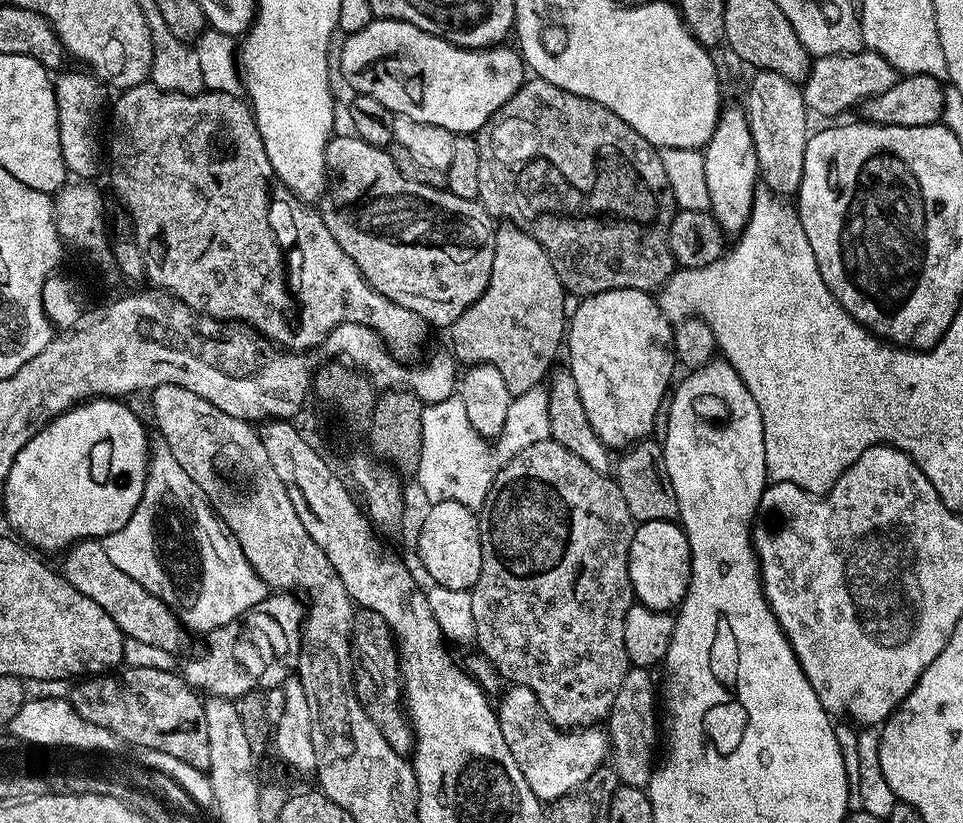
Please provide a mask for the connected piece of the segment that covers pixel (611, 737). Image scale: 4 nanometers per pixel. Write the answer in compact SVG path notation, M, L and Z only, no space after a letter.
M629 667L626 678L622 678L622 686L618 686L618 695L614 698L614 706L606 721L610 764L612 760L612 768L620 779L619 783L630 788L647 789L654 761L658 756L658 748L656 752L658 684L657 681L656 684L652 681L652 674L646 668Z

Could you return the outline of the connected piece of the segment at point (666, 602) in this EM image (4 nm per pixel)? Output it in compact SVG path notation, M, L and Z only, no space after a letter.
M676 520L641 523L630 542L628 569L632 594L639 603L655 612L679 609L692 577L692 555L684 529Z

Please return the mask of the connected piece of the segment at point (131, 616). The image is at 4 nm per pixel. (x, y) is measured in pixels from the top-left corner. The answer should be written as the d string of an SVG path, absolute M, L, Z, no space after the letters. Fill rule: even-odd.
M96 538L77 540L63 553L64 561L58 564L60 575L74 586L74 590L82 590L86 598L98 602L110 618L129 640L149 643L150 646L161 647L173 654L180 651L188 644L189 629L180 623L180 617L172 611L172 607L164 600L159 600L153 592L146 591L126 570L118 570L114 562L110 562L110 554L106 554L103 543Z

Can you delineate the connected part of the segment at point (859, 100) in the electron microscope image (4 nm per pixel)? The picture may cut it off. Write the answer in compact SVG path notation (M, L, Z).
M842 52L839 56L818 56L813 59L808 77L802 81L804 104L809 113L820 116L840 116L852 107L863 105L865 100L886 94L898 79L896 65L886 62L876 52Z

